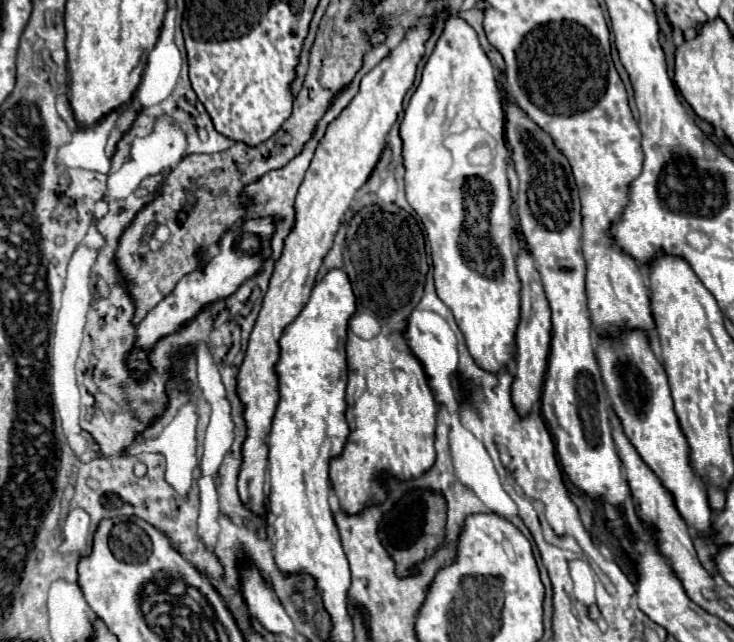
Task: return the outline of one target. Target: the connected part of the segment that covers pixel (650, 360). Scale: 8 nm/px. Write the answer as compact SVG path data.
M632 331L632 335L628 335L628 339L620 339L620 343L598 341L598 363L612 399L612 407L622 421L624 433L628 435L644 463L672 493L676 509L684 517L686 525L696 527L700 533L708 533L712 511L708 507L706 487L690 467L688 441L678 425L678 417L672 407L668 379L664 367L652 353L648 337L640 335L640 331Z

